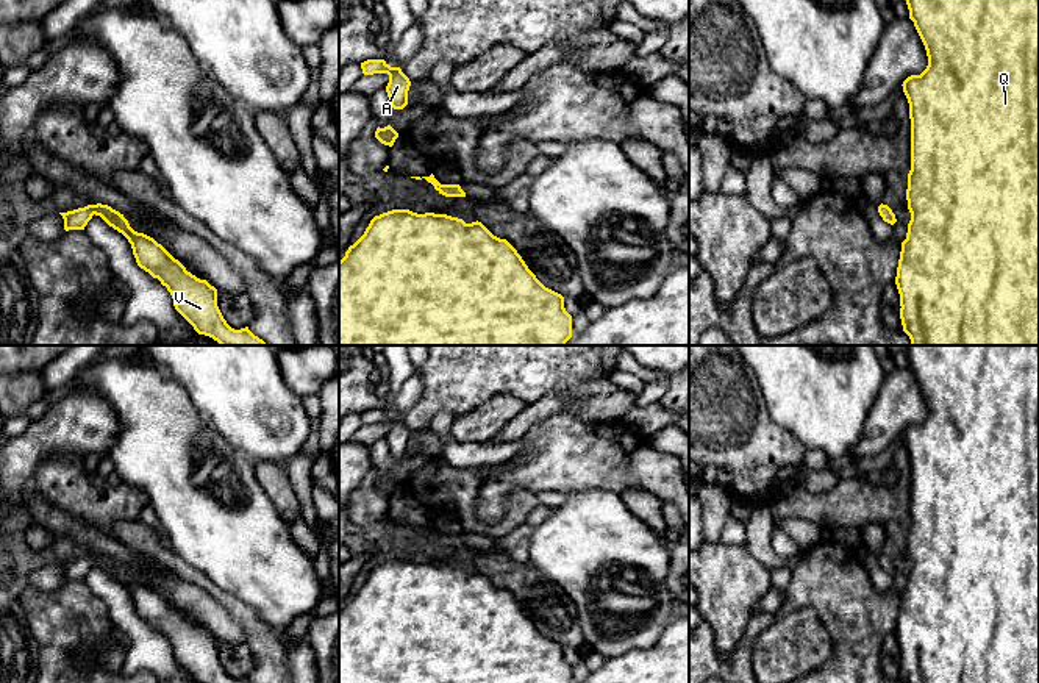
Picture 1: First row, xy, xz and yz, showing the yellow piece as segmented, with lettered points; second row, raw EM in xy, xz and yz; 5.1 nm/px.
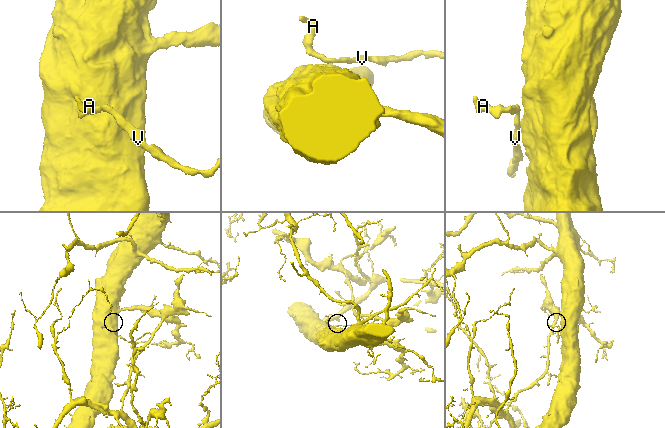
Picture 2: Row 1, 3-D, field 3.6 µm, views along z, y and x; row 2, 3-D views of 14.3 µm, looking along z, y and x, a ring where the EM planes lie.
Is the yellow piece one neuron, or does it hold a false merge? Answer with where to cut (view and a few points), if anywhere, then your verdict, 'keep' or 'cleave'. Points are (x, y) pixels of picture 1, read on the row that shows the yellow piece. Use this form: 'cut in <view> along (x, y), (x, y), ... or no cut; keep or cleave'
cut in xy along (91, 205), (92, 214); cleave

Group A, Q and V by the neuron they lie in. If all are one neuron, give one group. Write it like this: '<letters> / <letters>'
A Q / V

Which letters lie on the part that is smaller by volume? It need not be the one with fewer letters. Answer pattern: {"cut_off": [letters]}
{"cut_off": ["V"]}

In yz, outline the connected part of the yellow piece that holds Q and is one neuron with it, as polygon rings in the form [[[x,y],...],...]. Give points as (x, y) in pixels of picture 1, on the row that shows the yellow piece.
[[[906,0],[909,19],[925,45],[928,66],[920,75],[903,81],[911,119],[911,170],[906,200],[911,213],[906,239],[897,267],[895,284],[900,294],[900,319],[911,345],[1039,345],[1039,0]]]

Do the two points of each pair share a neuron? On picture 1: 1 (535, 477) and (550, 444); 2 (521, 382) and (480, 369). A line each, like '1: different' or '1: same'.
1: same
2: same

